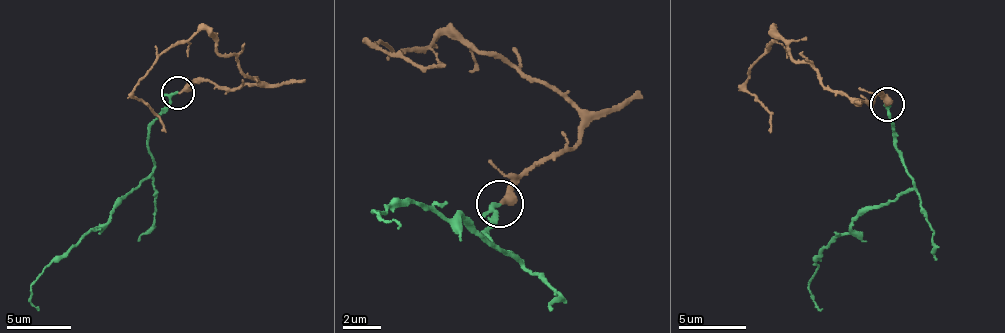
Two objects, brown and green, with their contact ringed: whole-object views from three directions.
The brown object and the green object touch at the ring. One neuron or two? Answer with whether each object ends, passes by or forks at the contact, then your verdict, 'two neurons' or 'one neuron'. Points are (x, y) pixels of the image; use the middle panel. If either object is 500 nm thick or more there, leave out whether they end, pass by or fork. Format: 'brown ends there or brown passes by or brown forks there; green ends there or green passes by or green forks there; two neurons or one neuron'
brown ends there; green ends there; one neuron

